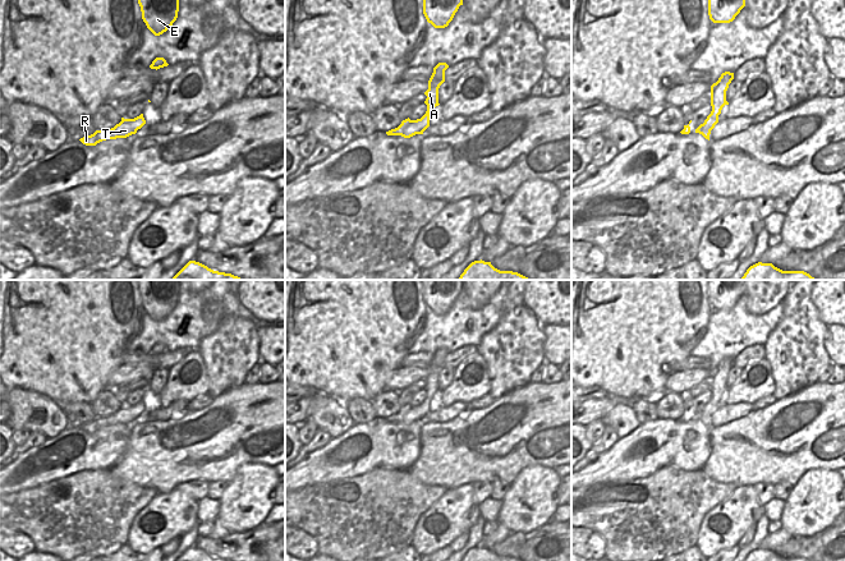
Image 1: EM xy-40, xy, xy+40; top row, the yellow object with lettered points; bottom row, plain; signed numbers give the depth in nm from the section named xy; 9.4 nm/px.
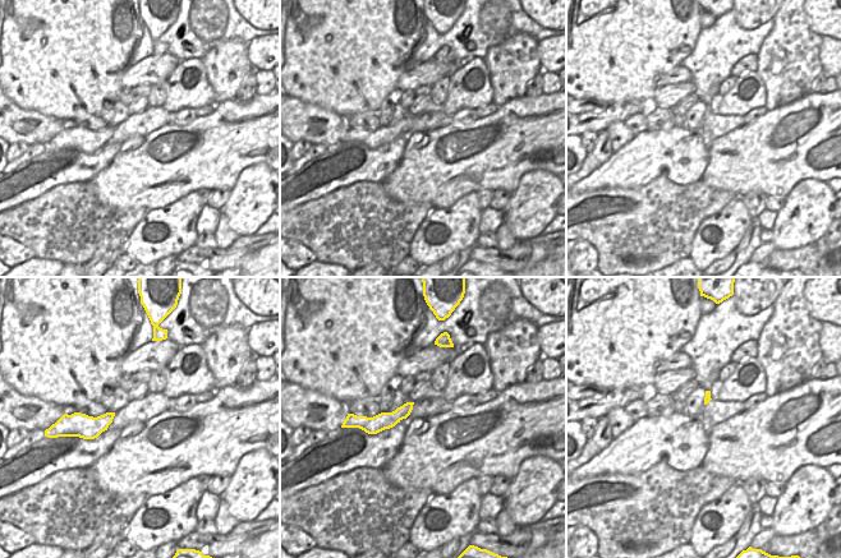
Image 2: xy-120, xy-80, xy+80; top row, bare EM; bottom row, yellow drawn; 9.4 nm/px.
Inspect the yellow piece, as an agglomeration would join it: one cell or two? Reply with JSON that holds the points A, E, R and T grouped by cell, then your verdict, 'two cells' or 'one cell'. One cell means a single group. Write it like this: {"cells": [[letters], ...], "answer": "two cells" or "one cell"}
{"cells": [["A", "E", "R", "T"]], "answer": "one cell"}

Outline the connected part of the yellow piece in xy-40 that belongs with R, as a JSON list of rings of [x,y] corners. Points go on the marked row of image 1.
[[[143,114],[134,119],[124,119],[109,130],[96,130],[91,135],[86,135],[79,141],[86,146],[96,146],[97,143],[106,139],[127,138],[132,134],[136,134],[146,124]]]

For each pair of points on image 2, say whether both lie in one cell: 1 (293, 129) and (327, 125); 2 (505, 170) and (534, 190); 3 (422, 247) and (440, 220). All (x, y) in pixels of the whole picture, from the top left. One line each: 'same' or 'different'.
1: same
2: different
3: same

